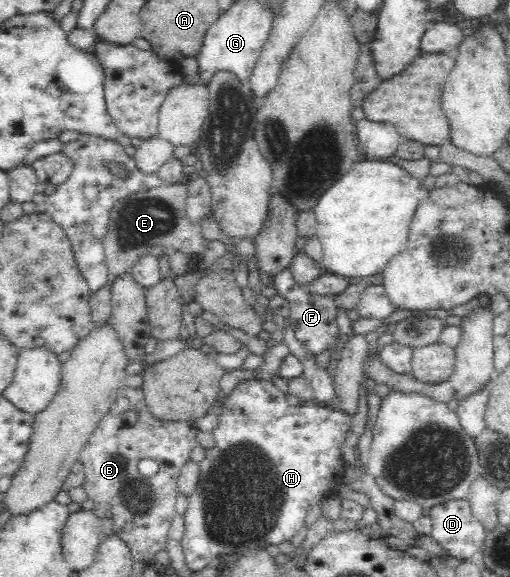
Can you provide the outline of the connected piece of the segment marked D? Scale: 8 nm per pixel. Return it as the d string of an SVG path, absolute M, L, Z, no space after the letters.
M467 497L453 498L429 508L432 533L435 539L453 557L467 560L482 550L486 530L473 516Z

